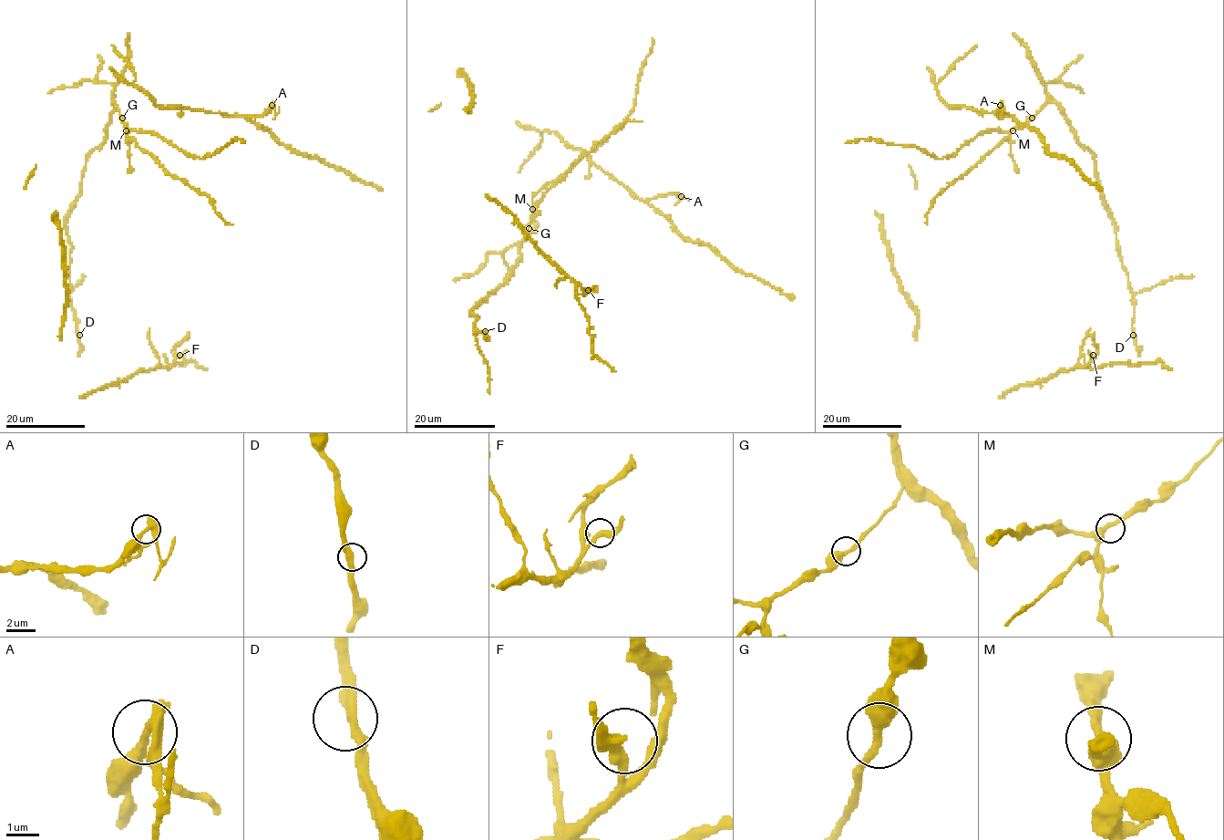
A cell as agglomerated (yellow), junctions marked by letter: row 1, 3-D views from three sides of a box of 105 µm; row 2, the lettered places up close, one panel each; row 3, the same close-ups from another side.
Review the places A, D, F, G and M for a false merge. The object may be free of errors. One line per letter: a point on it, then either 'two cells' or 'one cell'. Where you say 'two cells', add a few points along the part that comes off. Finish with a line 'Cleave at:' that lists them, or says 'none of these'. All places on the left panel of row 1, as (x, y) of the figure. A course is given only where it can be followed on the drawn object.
A: at (272, 105); two cells
D: at (79, 335); one cell
F: at (180, 355); one cell
G: at (122, 118); one cell
M: at (126, 130); one cell
Cleave at: A

